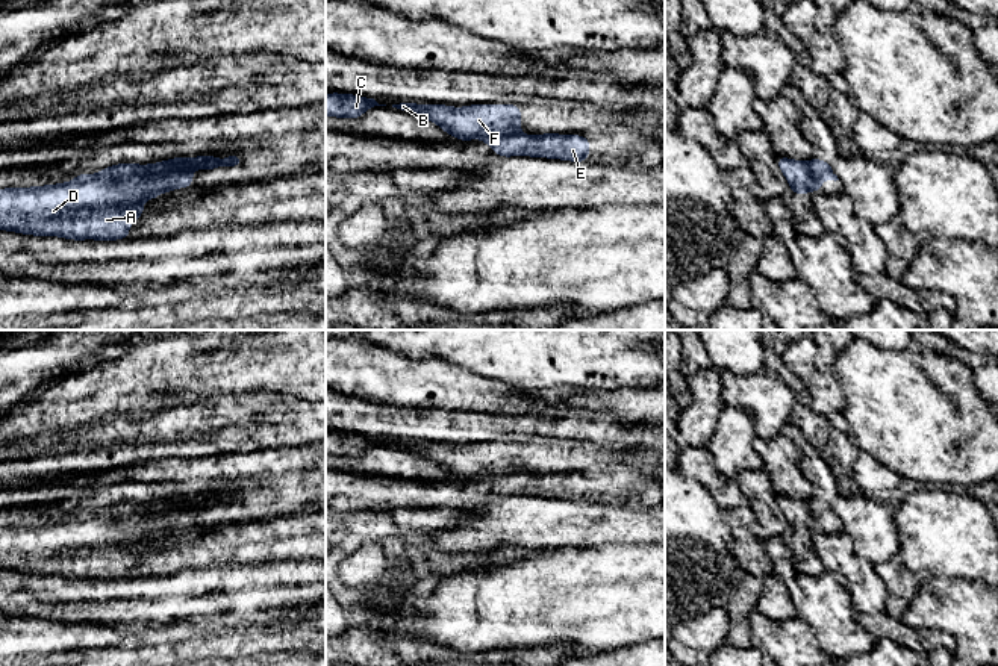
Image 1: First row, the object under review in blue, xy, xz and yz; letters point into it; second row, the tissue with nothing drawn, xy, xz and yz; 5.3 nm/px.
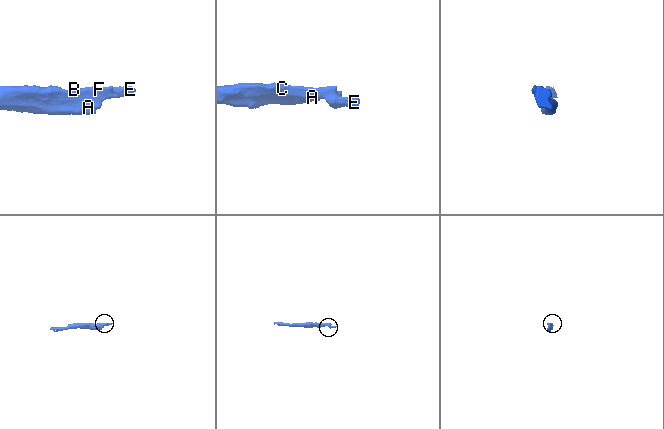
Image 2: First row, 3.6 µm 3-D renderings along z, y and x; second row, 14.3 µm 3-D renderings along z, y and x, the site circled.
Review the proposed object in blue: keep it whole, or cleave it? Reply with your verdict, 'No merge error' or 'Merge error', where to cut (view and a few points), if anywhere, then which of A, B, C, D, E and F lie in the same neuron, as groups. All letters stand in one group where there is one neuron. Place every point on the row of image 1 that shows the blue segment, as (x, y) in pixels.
Merge error. Split along xz (517, 132), (480, 138). Groups: A B C D F / E

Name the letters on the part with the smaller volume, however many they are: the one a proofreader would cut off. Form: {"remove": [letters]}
{"remove": ["E"]}

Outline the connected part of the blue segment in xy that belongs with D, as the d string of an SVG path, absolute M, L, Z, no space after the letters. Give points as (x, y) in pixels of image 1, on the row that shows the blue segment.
M161 162L117 163L73 182L0 189L0 230L83 241L130 238L129 224L144 213L142 200L177 189L179 170Z

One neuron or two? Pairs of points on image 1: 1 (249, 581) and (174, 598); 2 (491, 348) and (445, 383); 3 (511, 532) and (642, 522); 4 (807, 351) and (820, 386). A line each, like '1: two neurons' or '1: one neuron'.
1: one neuron
2: two neurons
3: one neuron
4: one neuron

